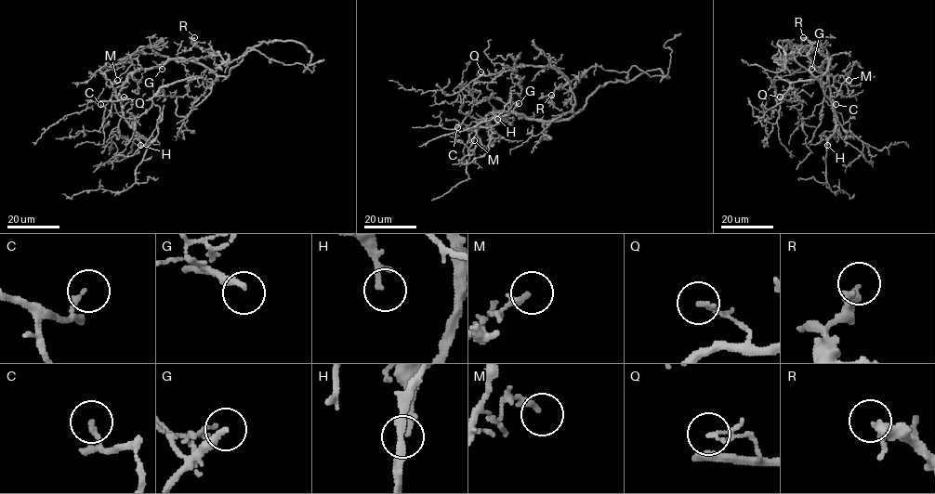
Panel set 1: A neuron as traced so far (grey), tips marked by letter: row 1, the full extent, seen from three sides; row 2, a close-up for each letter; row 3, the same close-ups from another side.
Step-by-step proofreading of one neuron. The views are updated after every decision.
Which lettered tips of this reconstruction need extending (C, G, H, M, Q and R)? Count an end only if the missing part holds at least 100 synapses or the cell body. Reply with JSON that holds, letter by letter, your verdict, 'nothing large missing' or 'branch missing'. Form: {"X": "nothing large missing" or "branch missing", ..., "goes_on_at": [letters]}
{"C": "nothing large missing", "G": "nothing large missing", "H": "nothing large missing", "M": "nothing large missing", "Q": "nothing large missing", "R": "nothing large missing", "goes_on_at": []}

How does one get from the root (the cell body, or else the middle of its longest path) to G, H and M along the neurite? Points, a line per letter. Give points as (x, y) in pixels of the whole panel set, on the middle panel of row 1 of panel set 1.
G: (576, 112), (559, 121), (526, 119), (514, 110), (519, 103)
H: (576, 112), (559, 121), (538, 121), (513, 112), (491, 112), (476, 123), (491, 127), (497, 119)
M: (576, 112), (559, 121), (538, 121), (492, 112), (487, 124), (469, 135), (468, 140), (474, 140)

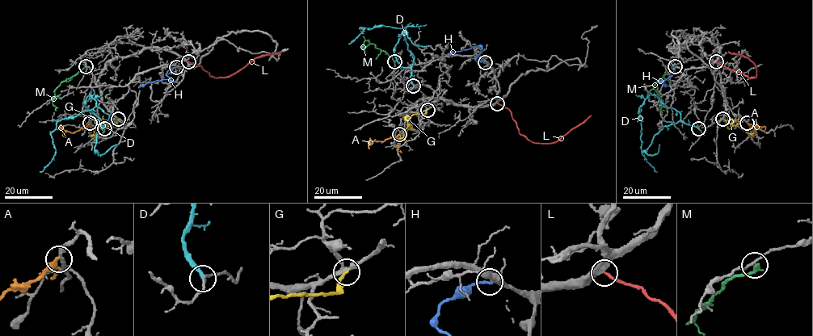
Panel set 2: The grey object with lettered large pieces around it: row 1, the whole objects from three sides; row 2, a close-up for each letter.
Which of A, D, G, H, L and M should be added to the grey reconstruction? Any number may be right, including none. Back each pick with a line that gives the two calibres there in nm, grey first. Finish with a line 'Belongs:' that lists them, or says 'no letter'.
L: 500/180 nm
Belongs: L

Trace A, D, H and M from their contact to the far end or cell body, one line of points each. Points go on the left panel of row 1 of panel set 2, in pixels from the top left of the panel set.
A: (90, 123), (73, 133), (61, 128)
D: (104, 128), (86, 107), (90, 94), (96, 101), (92, 109), (56, 122), (51, 134), (55, 154), (40, 171)
H: (176, 67), (166, 73), (172, 81), (157, 80), (141, 86)
M: (86, 66), (62, 81), (54, 90), (52, 104), (56, 110)

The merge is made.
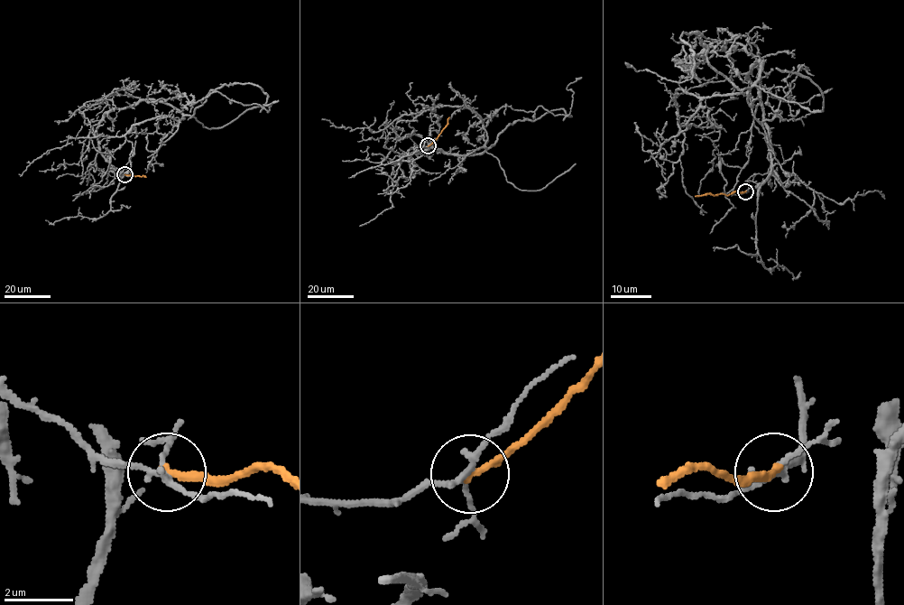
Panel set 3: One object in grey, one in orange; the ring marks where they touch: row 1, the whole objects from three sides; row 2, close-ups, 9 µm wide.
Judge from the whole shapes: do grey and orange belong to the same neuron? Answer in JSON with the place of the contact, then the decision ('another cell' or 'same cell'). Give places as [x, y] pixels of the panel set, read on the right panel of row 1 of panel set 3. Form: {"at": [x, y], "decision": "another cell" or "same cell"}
{"at": [745, 191], "decision": "another cell"}

